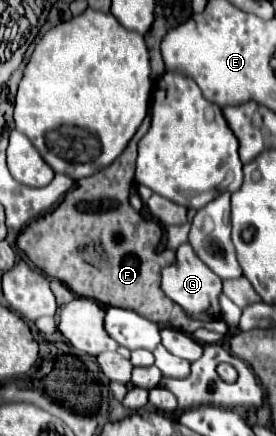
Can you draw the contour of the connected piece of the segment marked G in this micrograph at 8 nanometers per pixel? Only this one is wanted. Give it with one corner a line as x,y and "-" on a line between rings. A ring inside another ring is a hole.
182,244
176,250
176,266
174,268
164,268
162,270
162,290
164,290
164,294
170,300
174,300
190,318
196,318
196,320
214,320
214,318
220,316
220,304
218,304
220,288
222,288
222,280
198,260
198,256
190,248
190,244

